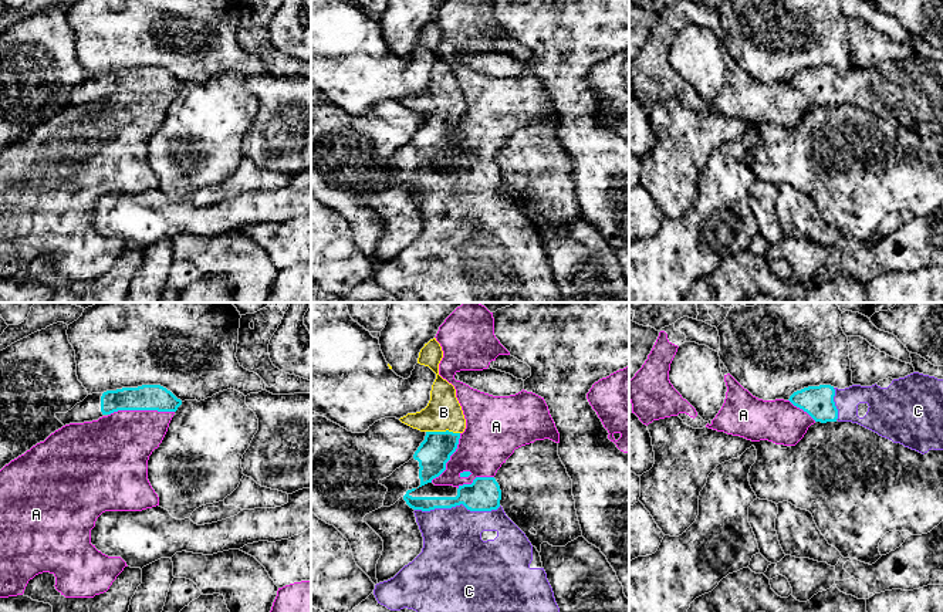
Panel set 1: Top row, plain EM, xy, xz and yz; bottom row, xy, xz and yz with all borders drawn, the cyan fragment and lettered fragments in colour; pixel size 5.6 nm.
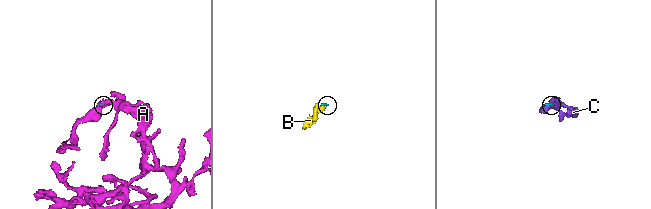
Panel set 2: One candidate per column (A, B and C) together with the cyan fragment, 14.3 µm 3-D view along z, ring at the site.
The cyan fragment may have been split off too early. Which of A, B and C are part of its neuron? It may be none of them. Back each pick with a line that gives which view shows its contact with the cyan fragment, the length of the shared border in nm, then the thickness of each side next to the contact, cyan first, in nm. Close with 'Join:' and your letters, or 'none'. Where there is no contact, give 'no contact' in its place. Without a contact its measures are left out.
B: contact in xz; length 190 nm; calibres 180 and 200 nm
C: contact in xz; length 480 nm; calibres 190 and 340 nm
Join: B, C

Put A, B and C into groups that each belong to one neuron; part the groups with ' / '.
A / B C

